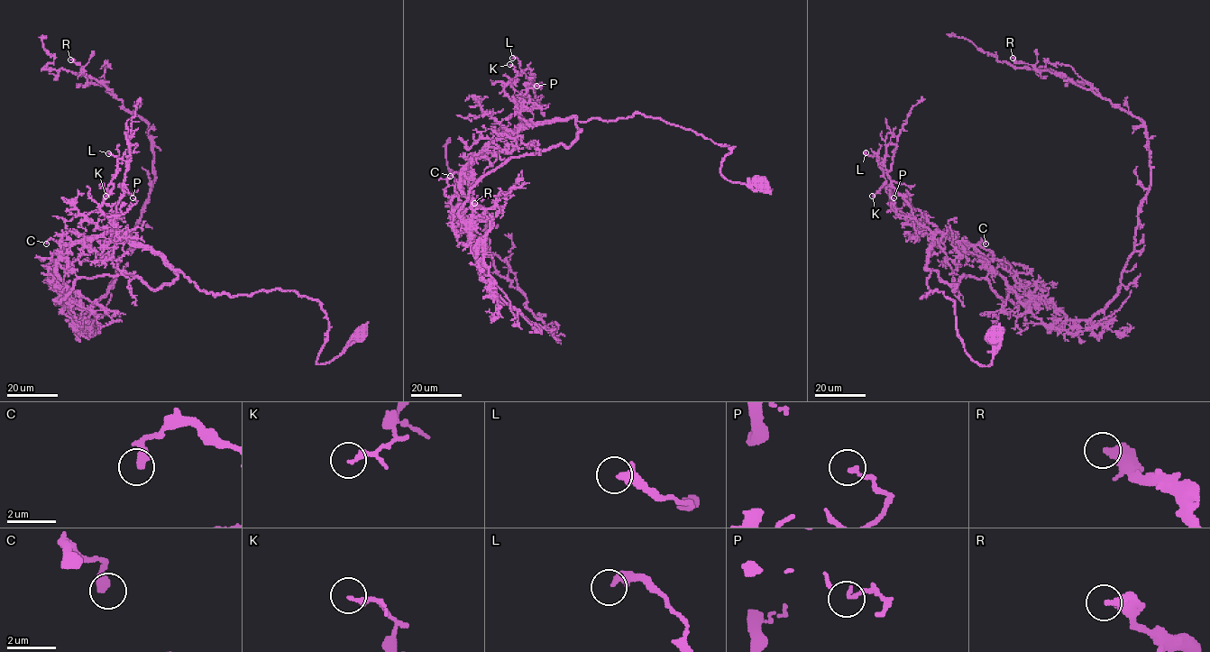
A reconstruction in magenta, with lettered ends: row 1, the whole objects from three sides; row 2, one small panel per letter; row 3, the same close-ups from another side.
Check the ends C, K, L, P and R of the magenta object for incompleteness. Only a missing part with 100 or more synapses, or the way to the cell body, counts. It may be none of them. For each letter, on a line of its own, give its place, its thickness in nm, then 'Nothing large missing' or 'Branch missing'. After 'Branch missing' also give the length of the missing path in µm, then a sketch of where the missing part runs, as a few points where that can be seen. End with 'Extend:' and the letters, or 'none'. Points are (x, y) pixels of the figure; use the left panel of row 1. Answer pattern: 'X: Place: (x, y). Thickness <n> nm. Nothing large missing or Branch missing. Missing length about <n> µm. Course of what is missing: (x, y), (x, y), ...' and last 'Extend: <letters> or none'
C: Place: (46, 243). Thickness 380 nm. Nothing large missing
K: Place: (105, 196). Thickness 140 nm. Nothing large missing
L: Place: (108, 153). Thickness 340 nm. Nothing large missing
P: Place: (132, 197). Thickness 140 nm. Nothing large missing
R: Place: (70, 59). Thickness 400 nm. Nothing large missing
Extend: none

